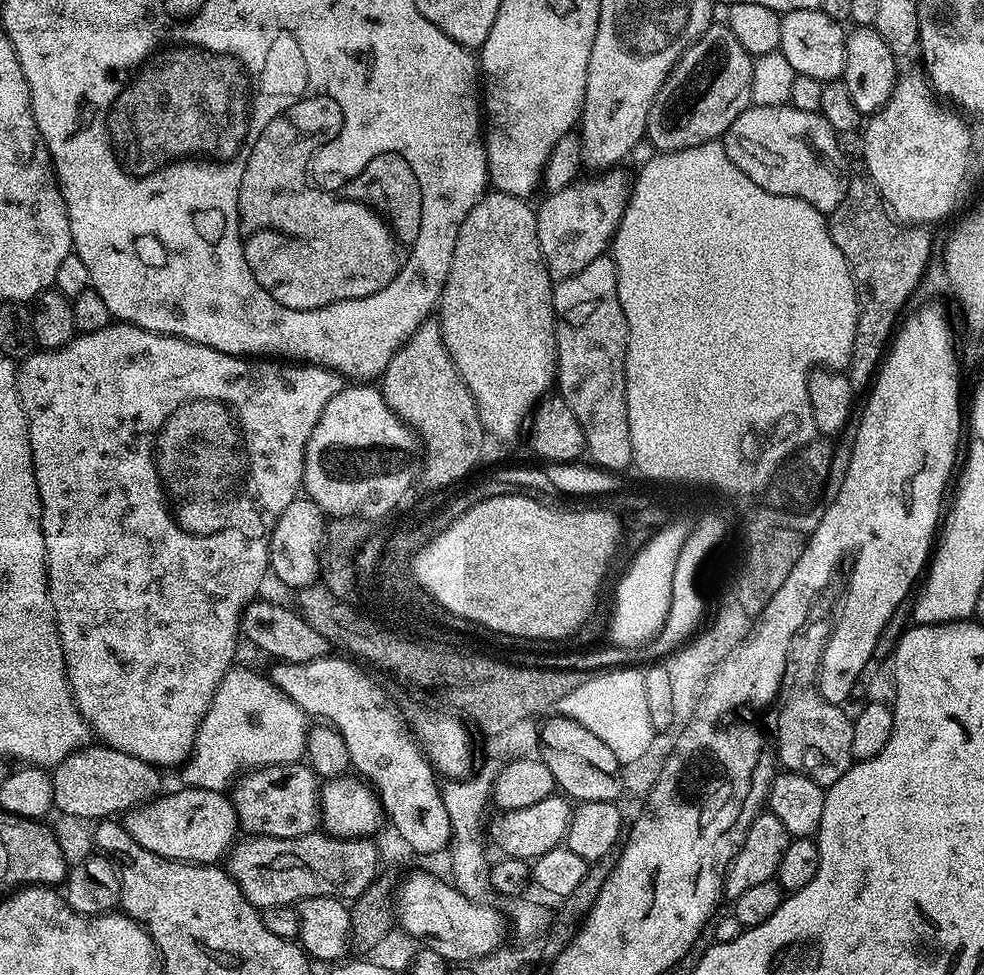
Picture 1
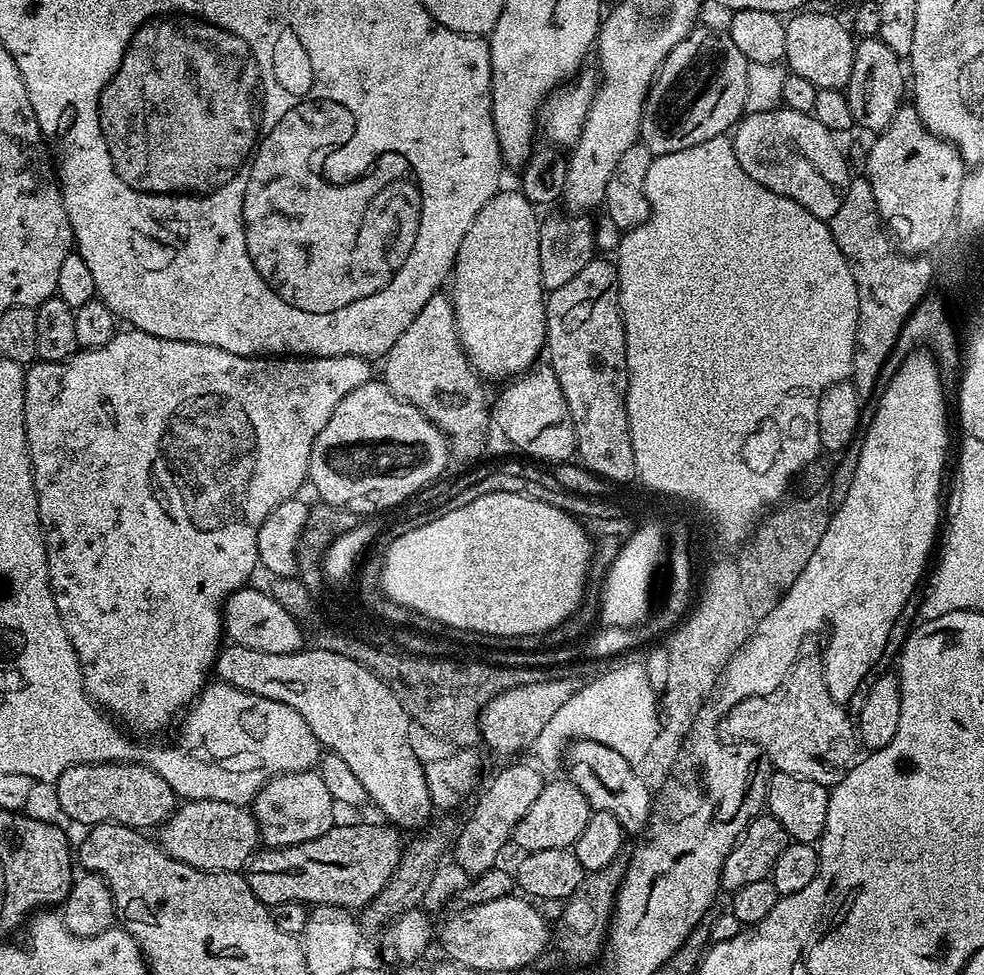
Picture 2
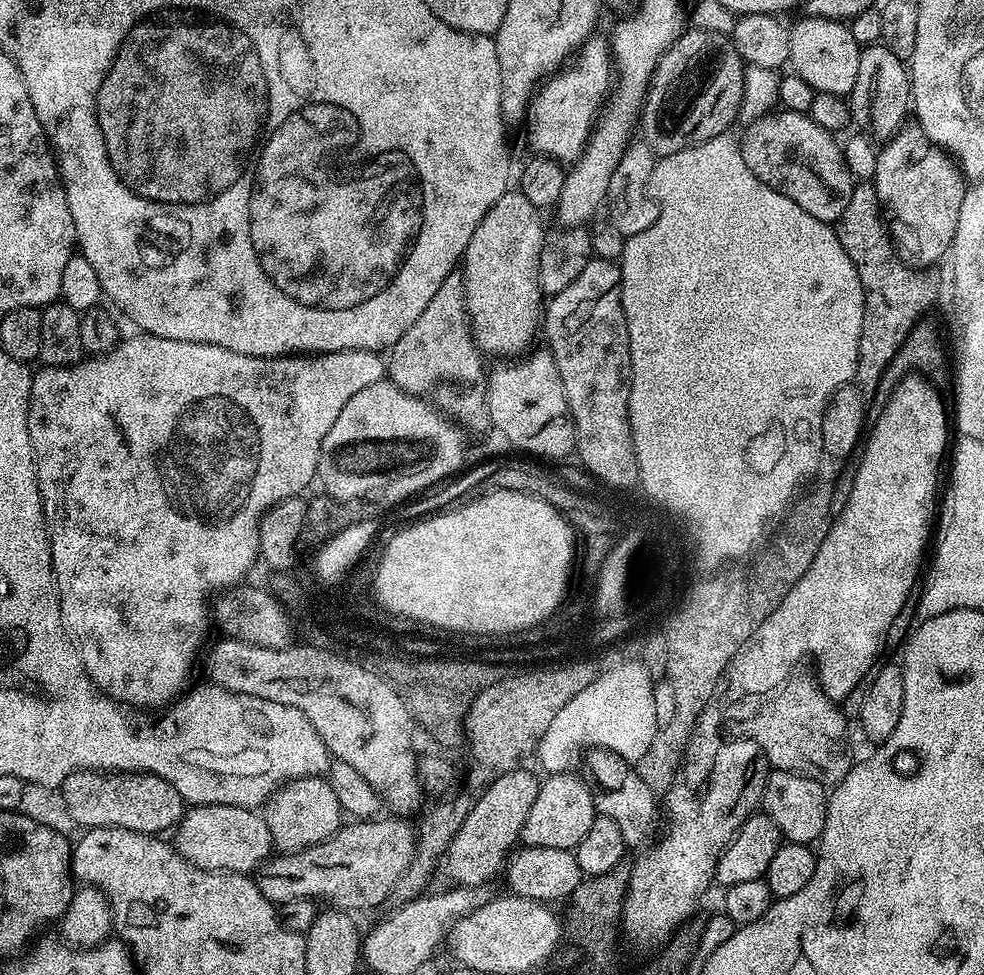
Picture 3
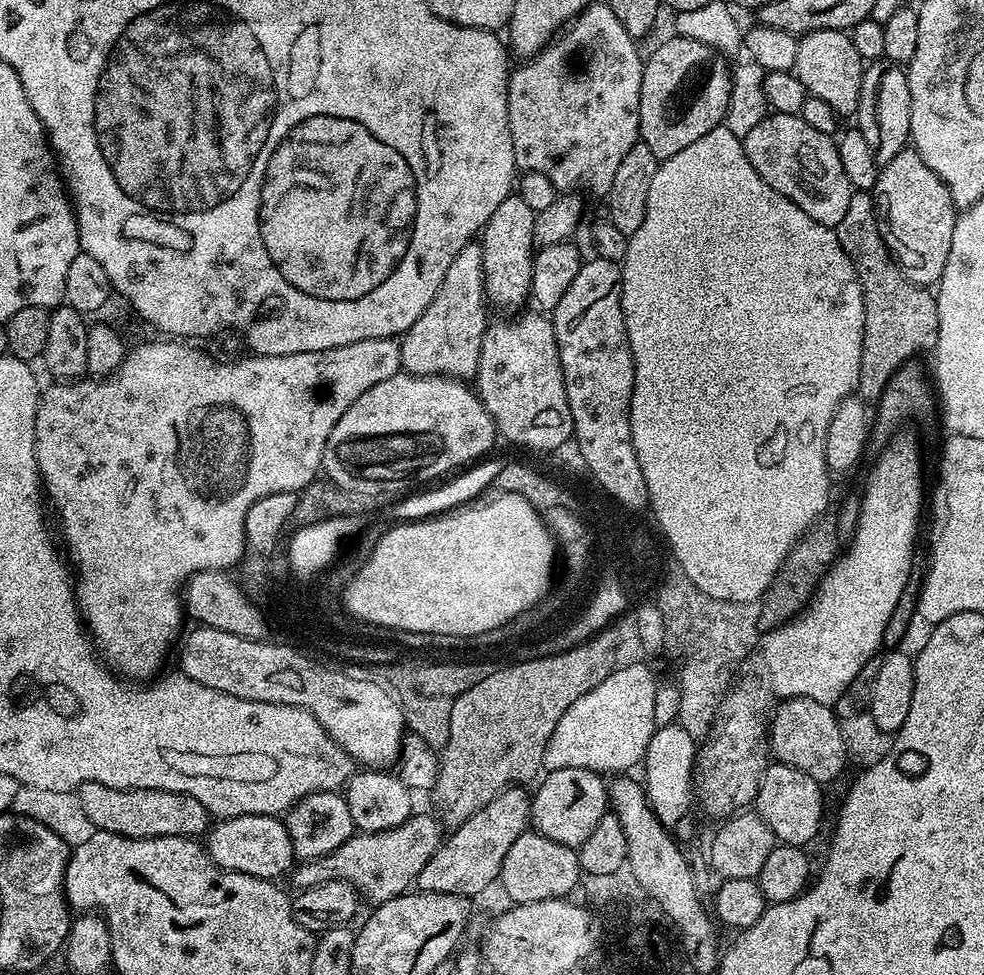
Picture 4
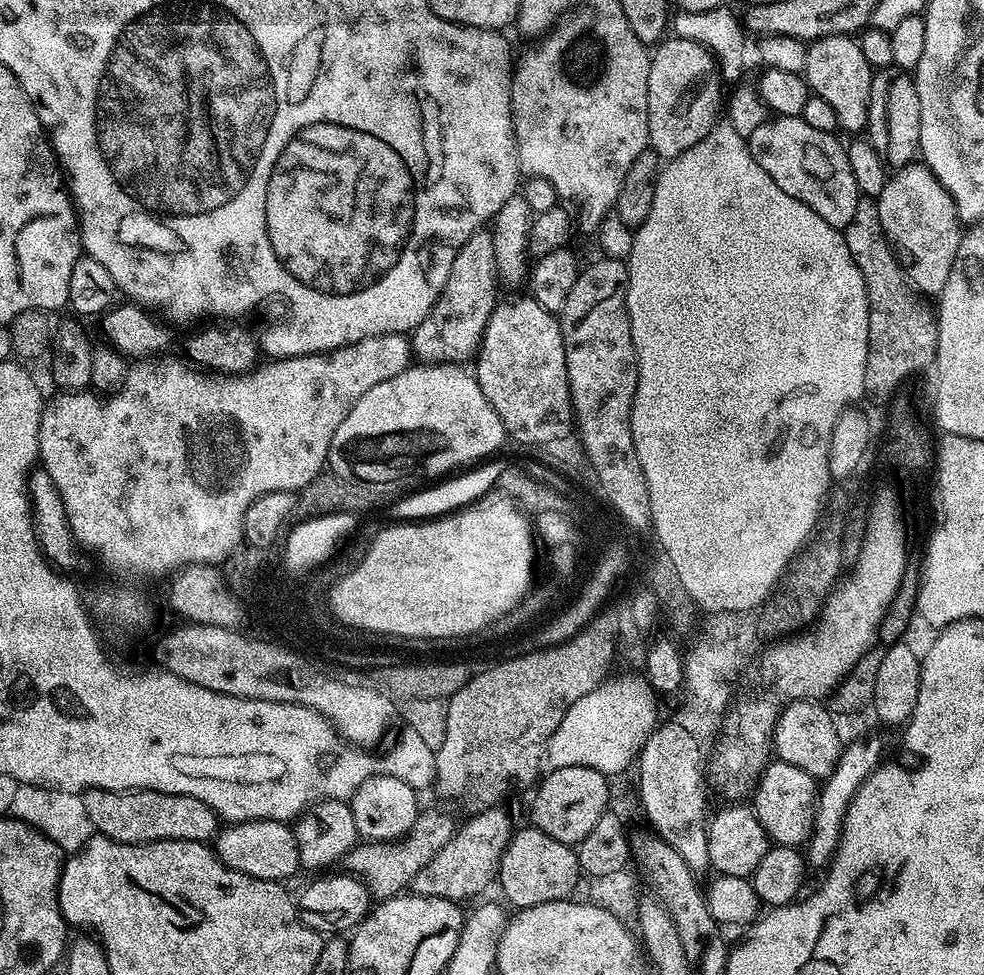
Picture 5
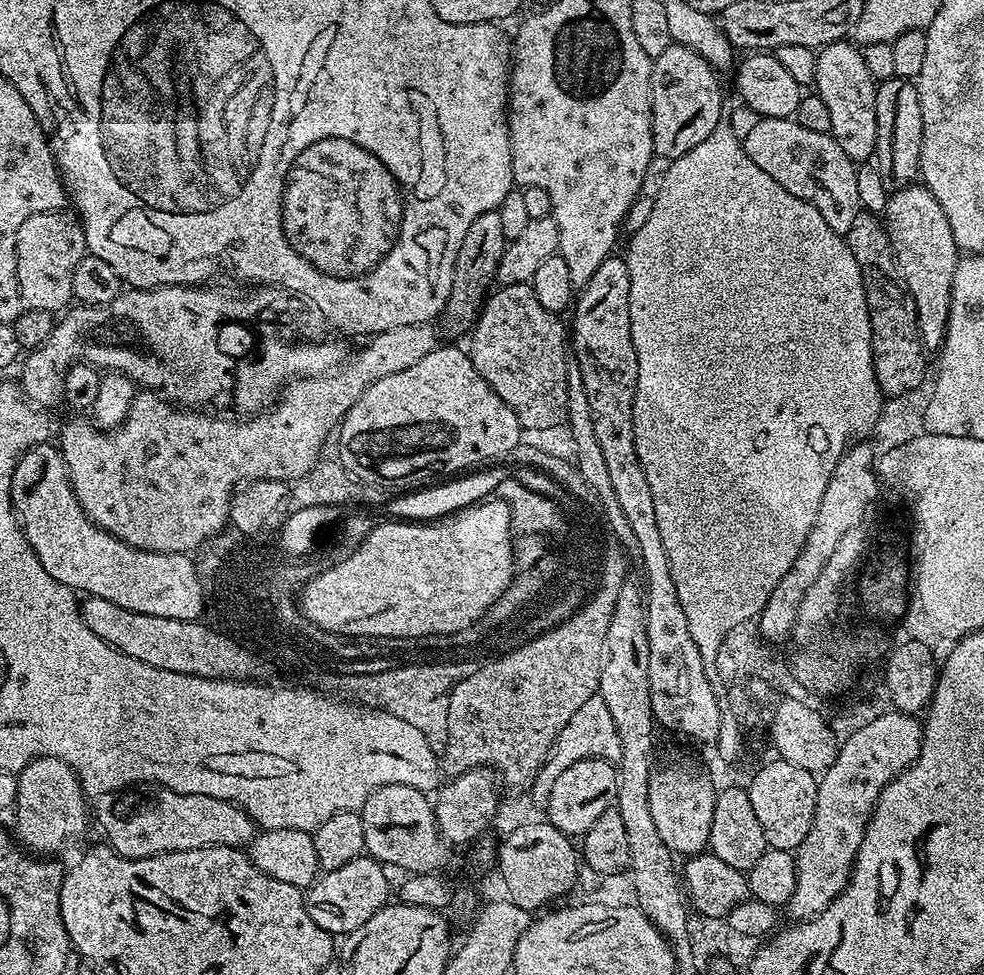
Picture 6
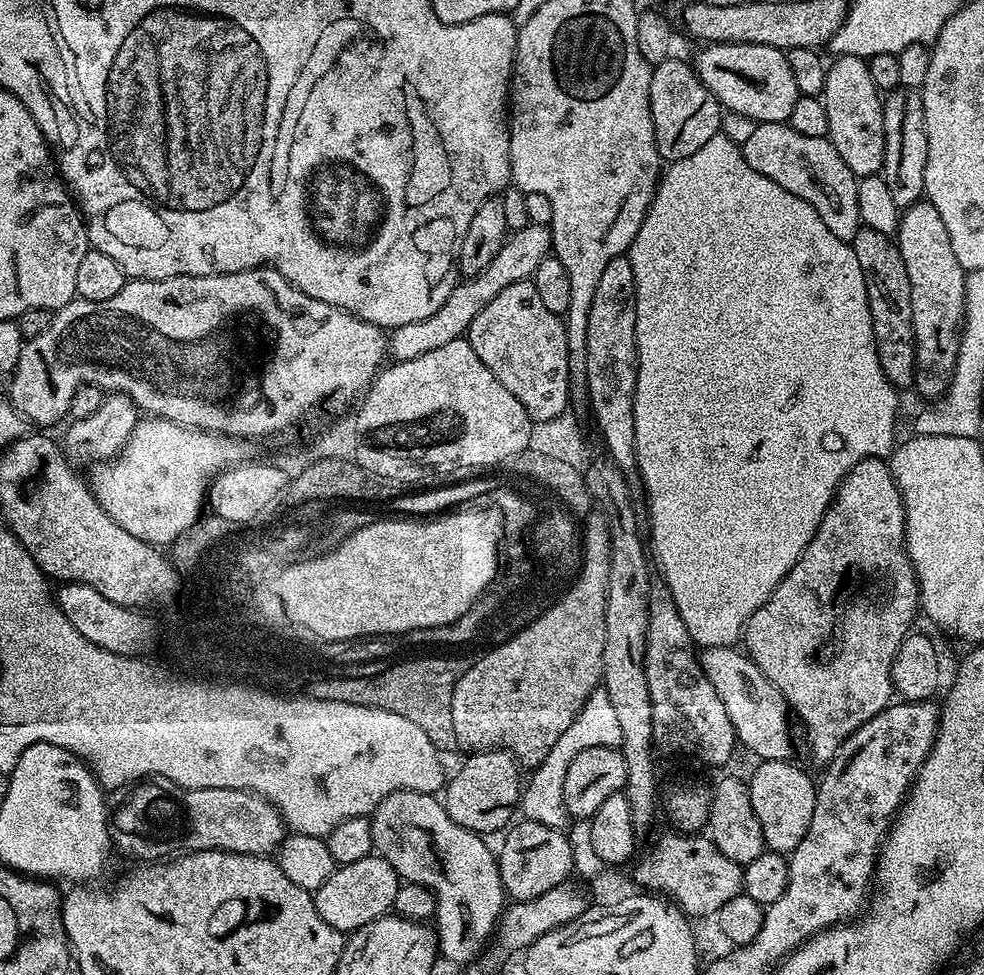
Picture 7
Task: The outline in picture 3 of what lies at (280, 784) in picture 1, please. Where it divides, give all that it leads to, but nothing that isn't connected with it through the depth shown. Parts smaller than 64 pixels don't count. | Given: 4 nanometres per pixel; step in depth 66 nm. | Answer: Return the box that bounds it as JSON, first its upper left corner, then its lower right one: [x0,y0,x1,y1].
[263,776,342,853]

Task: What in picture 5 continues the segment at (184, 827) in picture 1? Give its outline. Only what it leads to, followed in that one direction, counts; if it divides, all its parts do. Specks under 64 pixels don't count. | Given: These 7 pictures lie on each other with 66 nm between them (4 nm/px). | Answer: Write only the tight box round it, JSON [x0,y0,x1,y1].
[214,820,301,882]

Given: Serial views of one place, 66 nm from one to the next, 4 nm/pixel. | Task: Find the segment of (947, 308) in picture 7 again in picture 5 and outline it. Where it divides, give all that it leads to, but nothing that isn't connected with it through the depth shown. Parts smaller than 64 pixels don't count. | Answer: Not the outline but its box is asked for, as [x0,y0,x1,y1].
[875,162,962,297]

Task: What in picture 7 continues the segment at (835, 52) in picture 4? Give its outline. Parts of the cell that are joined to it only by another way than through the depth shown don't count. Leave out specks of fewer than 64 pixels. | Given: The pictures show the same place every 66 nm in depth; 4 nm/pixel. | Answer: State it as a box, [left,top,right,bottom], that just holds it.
[822,56,884,178]

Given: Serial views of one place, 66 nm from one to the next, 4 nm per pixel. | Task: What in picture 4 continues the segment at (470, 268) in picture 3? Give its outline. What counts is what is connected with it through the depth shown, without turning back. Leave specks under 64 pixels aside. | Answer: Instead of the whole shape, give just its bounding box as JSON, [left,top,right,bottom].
[482,194,536,305]

